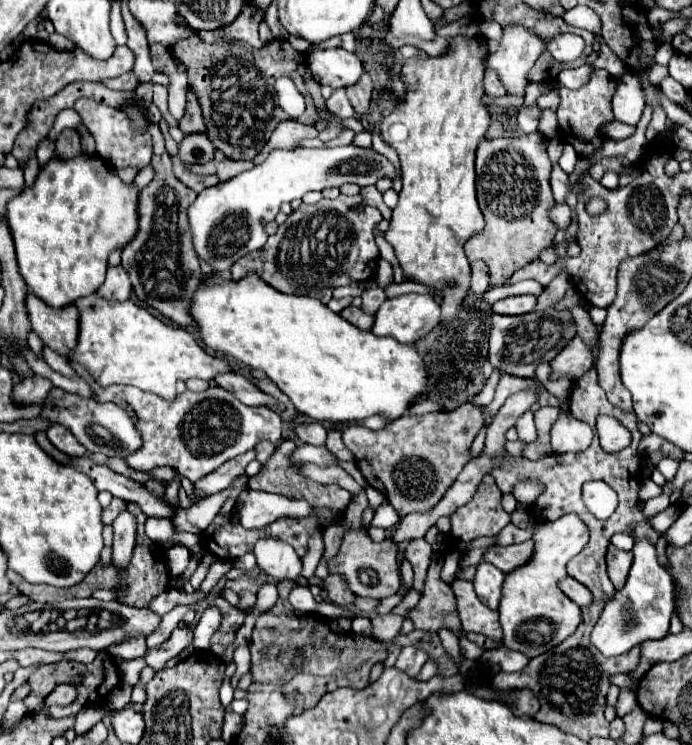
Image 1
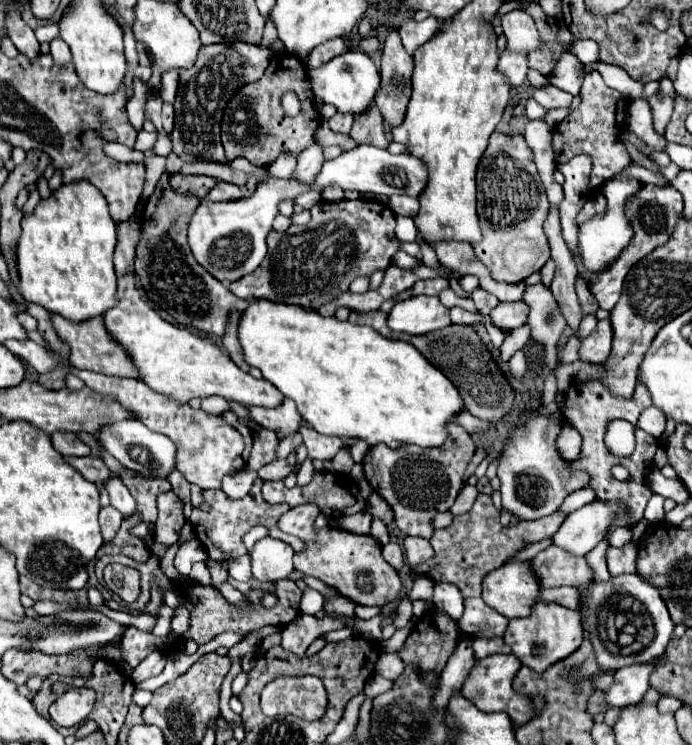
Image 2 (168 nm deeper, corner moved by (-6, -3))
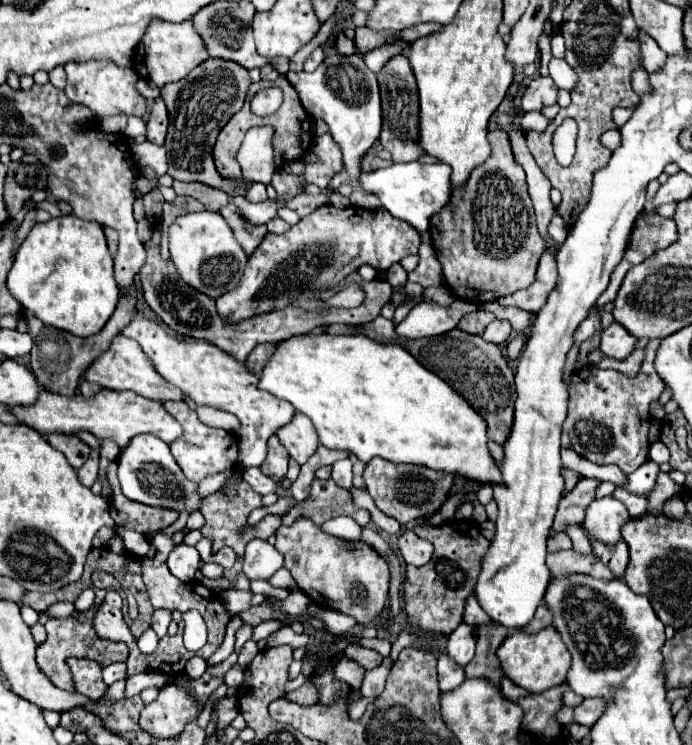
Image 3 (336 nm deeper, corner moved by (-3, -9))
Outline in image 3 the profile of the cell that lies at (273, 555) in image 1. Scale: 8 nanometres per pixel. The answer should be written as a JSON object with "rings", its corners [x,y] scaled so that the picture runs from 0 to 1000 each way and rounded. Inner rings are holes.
{"rings":[[[363,723],[351,745],[351,769],[360,777],[389,777],[409,761],[409,745],[380,723]]]}

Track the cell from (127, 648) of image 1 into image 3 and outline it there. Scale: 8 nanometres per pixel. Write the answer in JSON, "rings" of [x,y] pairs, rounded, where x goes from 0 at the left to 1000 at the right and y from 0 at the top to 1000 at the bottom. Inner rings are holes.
{"rings":[[[227,817],[227,820],[221,823],[221,839],[218,839],[218,844],[221,844],[230,855],[238,855],[244,836],[247,836],[247,823],[238,820],[238,817]]]}

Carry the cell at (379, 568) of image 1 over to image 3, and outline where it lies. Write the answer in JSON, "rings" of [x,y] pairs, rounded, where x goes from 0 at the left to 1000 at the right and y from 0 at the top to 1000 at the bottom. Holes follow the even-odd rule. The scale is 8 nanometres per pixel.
{"rings":[[[429,697],[421,707],[400,710],[400,740],[409,740],[409,761],[421,769],[429,788],[461,815],[484,817],[510,828],[519,839],[542,834],[562,796],[562,761],[548,742],[525,726],[496,726],[467,715],[447,697]]]}

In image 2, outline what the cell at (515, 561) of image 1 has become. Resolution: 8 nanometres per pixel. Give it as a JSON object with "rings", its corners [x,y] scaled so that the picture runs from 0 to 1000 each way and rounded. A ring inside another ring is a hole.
{"rings":[[[803,732],[780,740],[772,750],[766,750],[766,758],[777,774],[780,791],[809,785],[841,788],[855,780],[855,766],[847,758],[844,748],[829,748]]]}

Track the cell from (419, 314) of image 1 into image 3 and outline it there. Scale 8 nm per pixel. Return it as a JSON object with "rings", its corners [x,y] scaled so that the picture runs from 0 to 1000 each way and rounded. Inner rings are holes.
{"rings":[[[658,401],[649,412],[611,404],[591,417],[585,431],[577,434],[571,444],[588,455],[632,452],[655,444],[663,436],[666,426],[681,417],[692,417],[692,409],[669,401]]]}

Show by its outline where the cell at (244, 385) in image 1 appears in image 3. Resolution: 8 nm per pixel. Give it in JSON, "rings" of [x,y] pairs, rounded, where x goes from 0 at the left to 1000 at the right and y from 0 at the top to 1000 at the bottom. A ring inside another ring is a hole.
{"rings":[[[429,554],[418,570],[406,573],[400,579],[400,587],[412,597],[418,611],[435,624],[444,621],[447,613],[452,611],[452,605],[458,605],[458,600],[461,600],[458,579],[438,554]]]}

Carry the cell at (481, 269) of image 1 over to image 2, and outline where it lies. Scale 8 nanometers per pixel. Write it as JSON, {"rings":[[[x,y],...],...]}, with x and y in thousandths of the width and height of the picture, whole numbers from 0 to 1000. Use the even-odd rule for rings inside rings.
{"rings":[[[691,385],[691,388],[685,388],[682,401],[685,401],[685,407],[688,407],[691,417],[697,417],[697,420],[708,420],[708,417],[720,409],[717,399],[711,399],[702,388],[694,388],[694,385]]]}

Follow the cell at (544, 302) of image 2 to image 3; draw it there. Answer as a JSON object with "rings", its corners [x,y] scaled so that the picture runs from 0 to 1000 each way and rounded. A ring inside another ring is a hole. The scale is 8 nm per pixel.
{"rings":[[[710,404],[710,407],[701,407],[695,409],[701,417],[710,417],[718,428],[730,428],[738,434],[738,439],[753,447],[764,439],[767,434],[767,420],[756,417],[756,415],[747,415],[747,412],[724,412],[718,404]]]}

